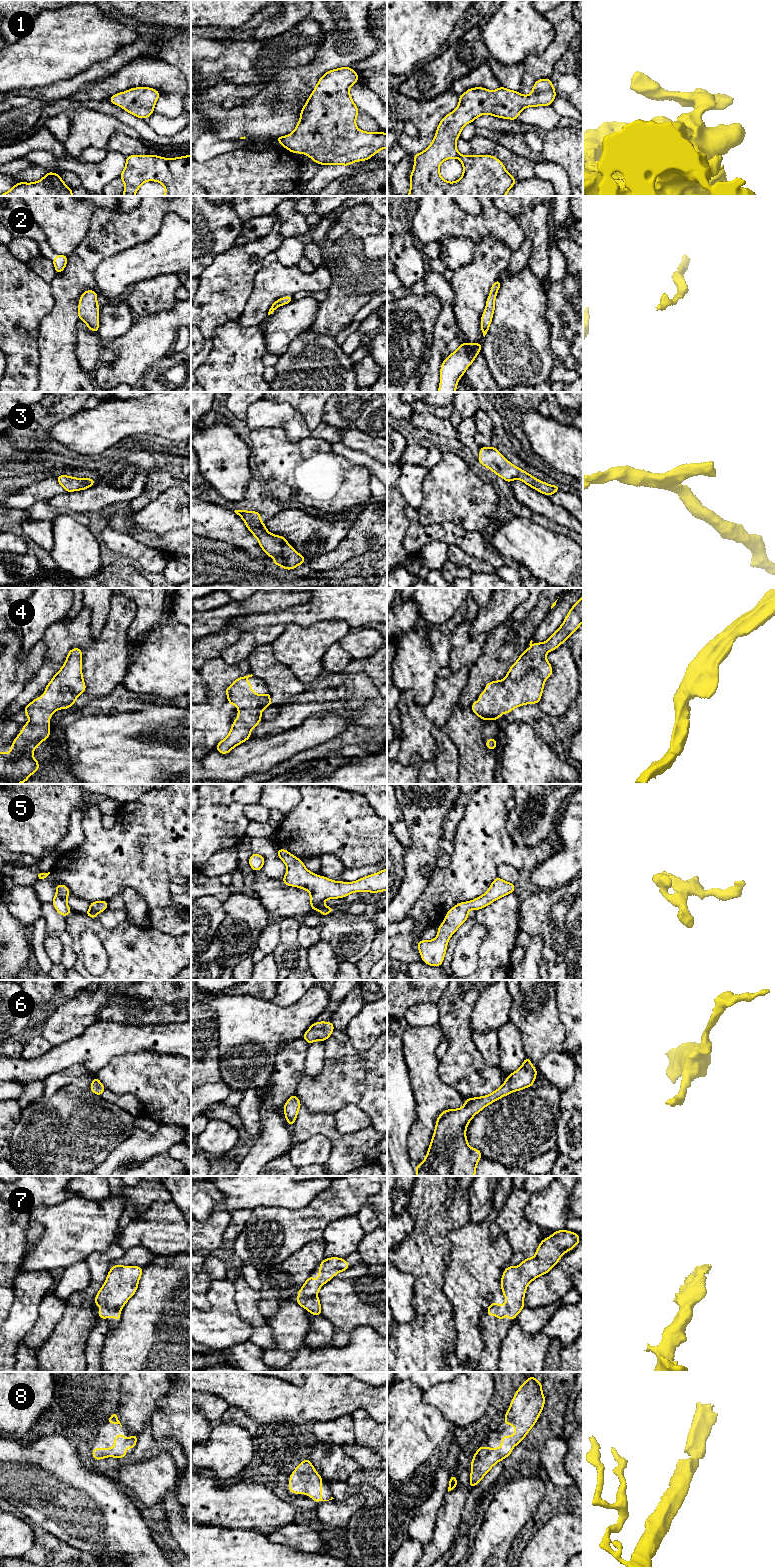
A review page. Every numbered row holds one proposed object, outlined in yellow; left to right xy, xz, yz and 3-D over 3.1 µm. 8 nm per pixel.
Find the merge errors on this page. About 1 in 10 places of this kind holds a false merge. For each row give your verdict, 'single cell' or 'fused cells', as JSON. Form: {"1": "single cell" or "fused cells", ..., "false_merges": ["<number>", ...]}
{"1": "single cell", "2": "single cell", "3": "single cell", "4": "single cell", "5": "single cell", "6": "single cell", "7": "single cell", "8": "single cell", "false_merges": []}

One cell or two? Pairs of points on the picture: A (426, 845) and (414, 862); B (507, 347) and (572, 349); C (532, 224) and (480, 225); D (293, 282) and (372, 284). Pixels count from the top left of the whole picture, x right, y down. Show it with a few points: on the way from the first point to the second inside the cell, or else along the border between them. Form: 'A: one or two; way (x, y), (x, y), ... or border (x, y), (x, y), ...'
A: one; way (426, 849), (418, 858)
B: two; border (549, 325), (549, 346), (554, 358)
C: two; border (501, 210), (509, 213), (516, 220), (526, 237)
D: two; border (322, 266), (331, 278), (331, 285), (326, 291)

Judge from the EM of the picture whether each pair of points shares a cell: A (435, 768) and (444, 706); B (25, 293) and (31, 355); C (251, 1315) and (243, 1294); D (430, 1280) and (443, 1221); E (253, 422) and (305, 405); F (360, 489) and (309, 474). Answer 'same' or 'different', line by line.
A: same
B: same
C: same
D: same
E: different
F: same

